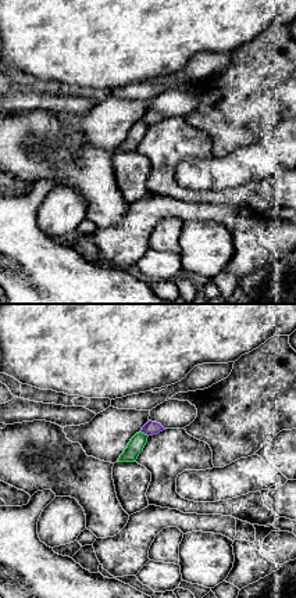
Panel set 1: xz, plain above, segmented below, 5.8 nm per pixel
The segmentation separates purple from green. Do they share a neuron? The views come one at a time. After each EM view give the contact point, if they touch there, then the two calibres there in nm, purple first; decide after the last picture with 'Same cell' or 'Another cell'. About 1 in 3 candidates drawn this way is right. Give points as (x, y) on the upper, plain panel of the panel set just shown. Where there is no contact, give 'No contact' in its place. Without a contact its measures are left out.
Touches purple at (145, 122). Thickness 80 nm (purple) against 90 nm

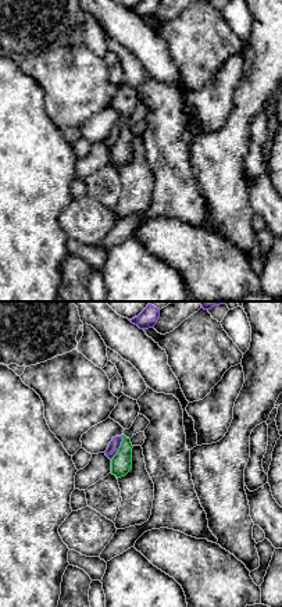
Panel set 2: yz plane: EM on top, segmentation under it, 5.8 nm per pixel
Touches purple at (118, 136). Thickness 70 nm (purple) against 120 nm

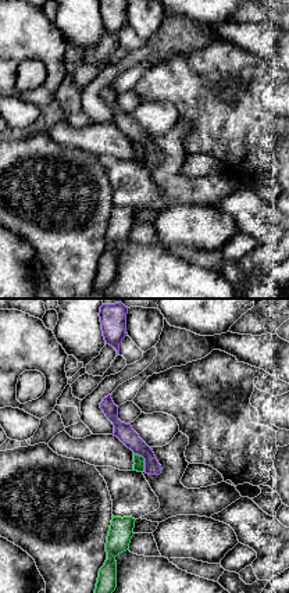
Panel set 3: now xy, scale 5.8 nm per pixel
Touches purple at (145, 149). Thickness 100 nm (purple) against 60 nm

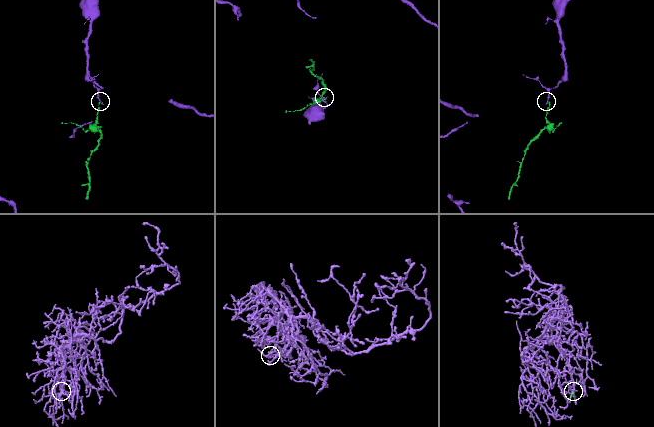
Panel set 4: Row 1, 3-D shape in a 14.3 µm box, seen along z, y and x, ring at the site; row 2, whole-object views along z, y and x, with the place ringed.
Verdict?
Another cell

